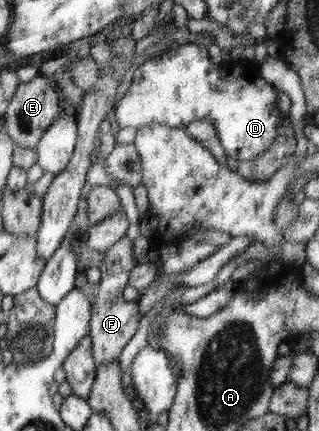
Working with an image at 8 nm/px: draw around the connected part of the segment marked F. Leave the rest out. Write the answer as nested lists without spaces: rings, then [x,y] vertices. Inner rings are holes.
[[[126,235],[121,242],[114,244],[110,249],[103,252],[104,257],[100,261],[99,268],[102,272],[102,278],[98,284],[98,292],[92,302],[91,319],[88,324],[88,336],[92,338],[92,349],[94,360],[97,365],[100,362],[120,356],[122,348],[130,342],[130,338],[136,334],[138,324],[142,320],[142,313],[138,303],[132,304],[122,297],[122,291],[128,286],[130,276],[138,261],[133,258],[133,243]]]

